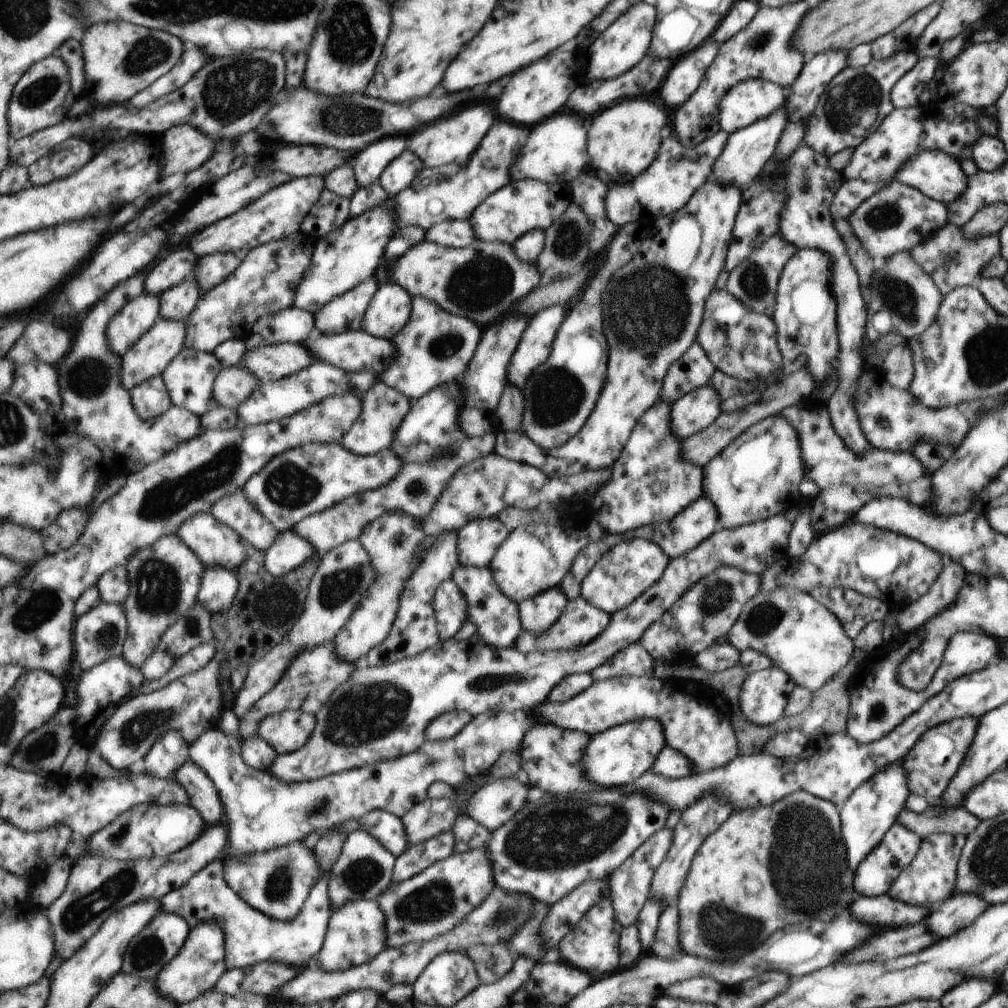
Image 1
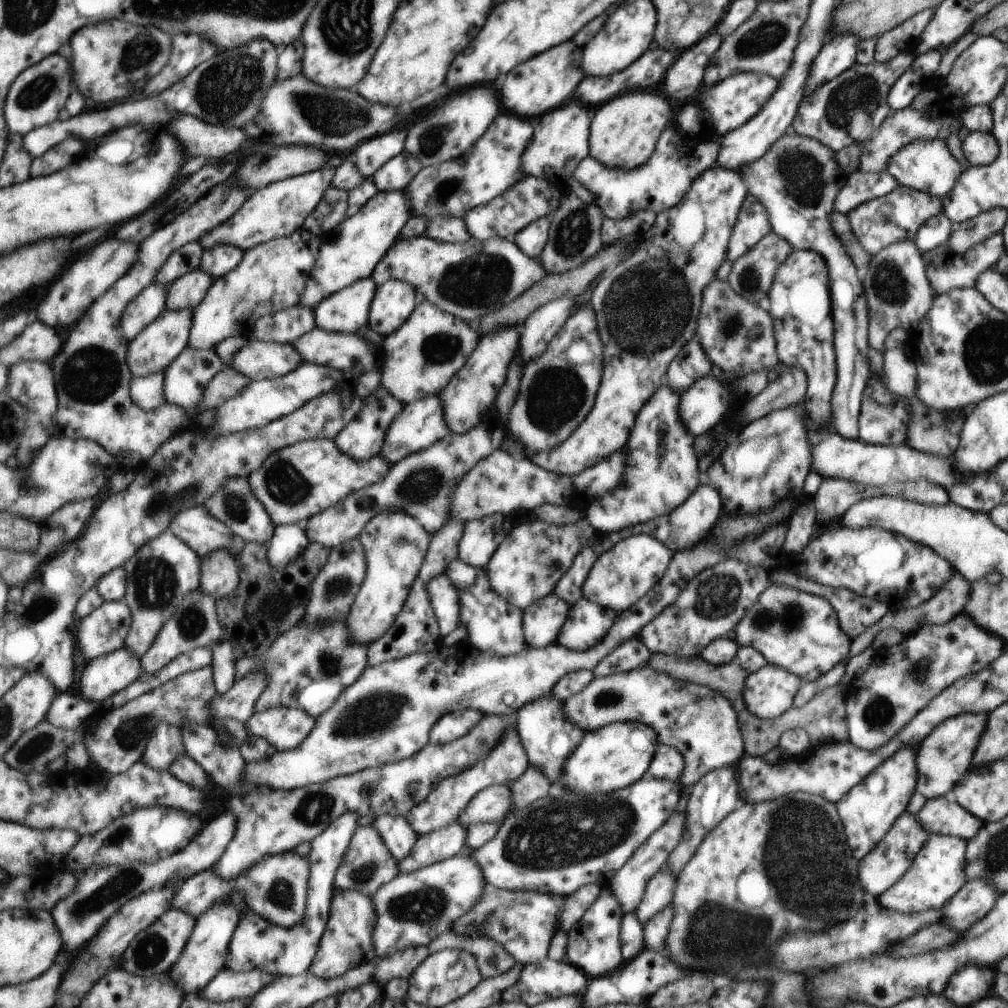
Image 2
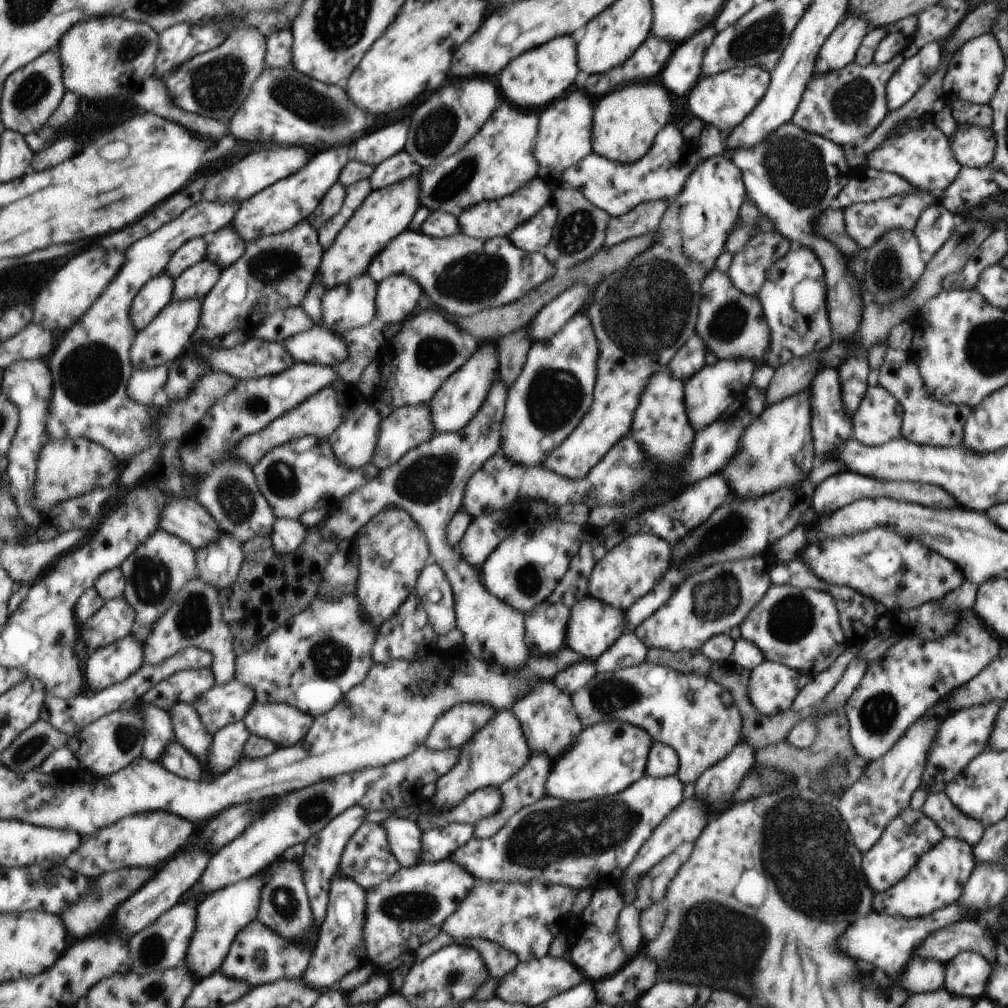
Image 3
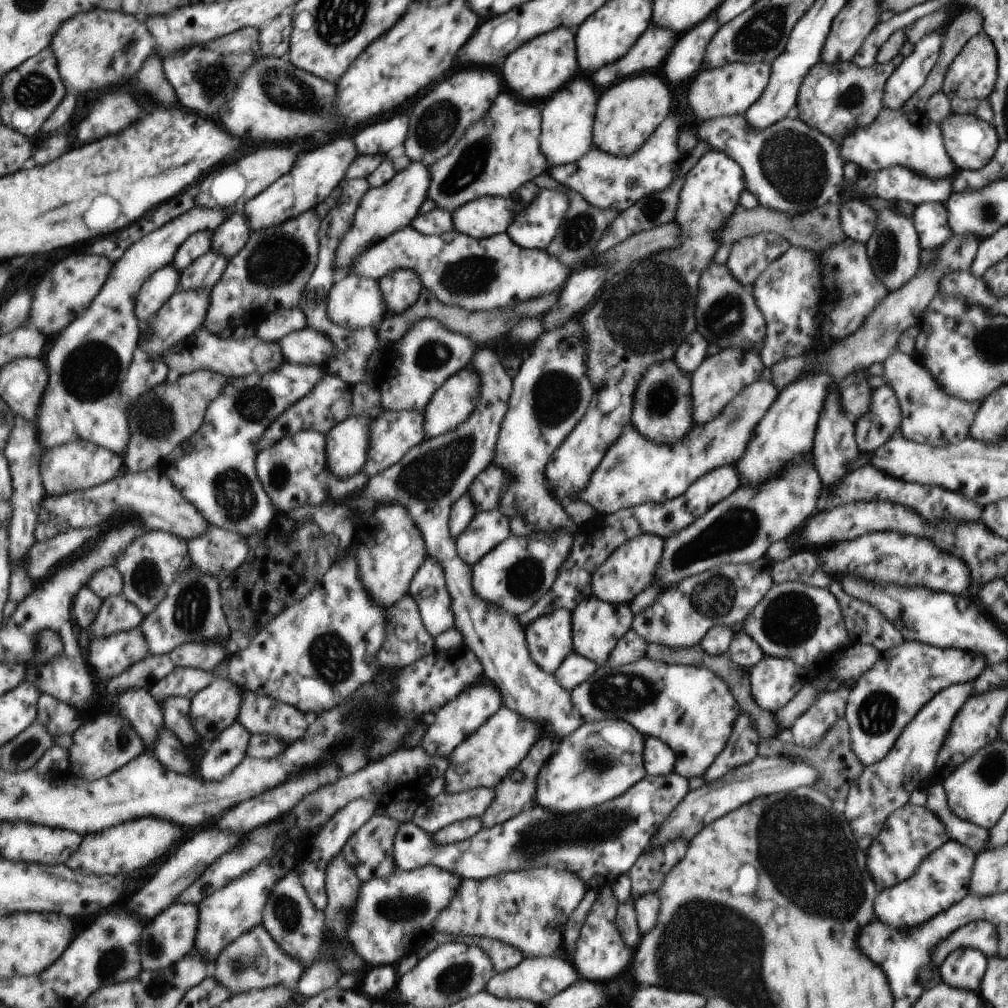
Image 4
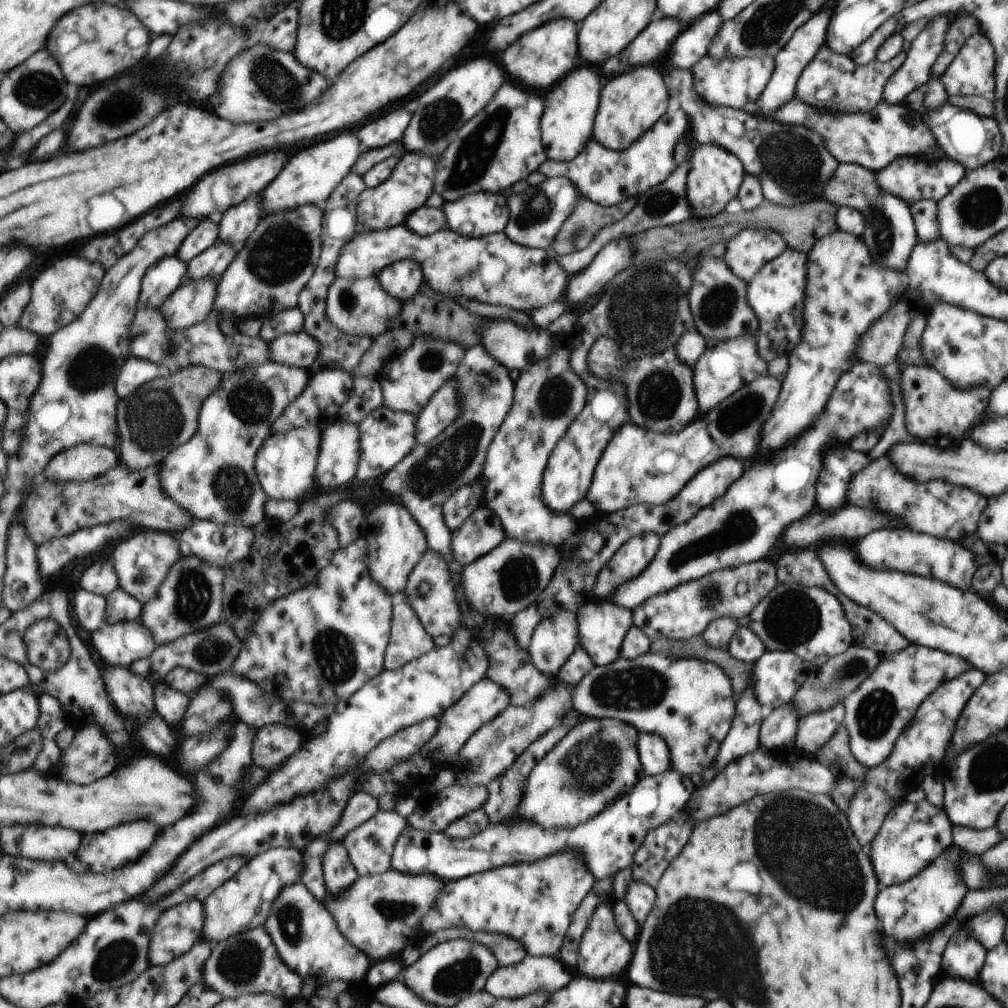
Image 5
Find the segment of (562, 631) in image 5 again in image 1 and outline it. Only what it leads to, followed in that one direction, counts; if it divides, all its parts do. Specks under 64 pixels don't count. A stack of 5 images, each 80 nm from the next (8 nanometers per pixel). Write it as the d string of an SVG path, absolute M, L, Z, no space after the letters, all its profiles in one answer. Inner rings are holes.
M553 587L535 597L516 603L518 616L523 630L539 634L547 632L563 614L568 604L568 597L558 588Z

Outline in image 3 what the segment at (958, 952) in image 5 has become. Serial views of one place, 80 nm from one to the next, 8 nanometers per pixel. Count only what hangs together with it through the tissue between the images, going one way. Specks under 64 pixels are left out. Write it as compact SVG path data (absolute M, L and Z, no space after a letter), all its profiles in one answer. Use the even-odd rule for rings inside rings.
M961 952L957 958L947 962L949 970L945 970L945 990L953 990L951 994L977 1000L985 996L985 984L991 972L991 966L975 952Z

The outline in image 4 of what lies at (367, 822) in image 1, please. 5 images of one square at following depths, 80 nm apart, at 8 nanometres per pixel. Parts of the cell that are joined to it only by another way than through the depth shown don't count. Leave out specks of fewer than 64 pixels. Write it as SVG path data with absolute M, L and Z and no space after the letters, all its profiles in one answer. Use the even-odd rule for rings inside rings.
M669 772L666 776L646 775L633 785L620 797L613 798L603 805L593 806L589 810L581 810L578 814L551 814L545 808L529 805L523 808L517 816L509 818L503 824L493 828L480 829L474 836L462 842L452 844L433 844L433 836L427 834L411 822L399 823L397 832L393 836L392 858L396 869L411 871L425 866L437 866L449 874L455 874L459 880L481 880L501 874L501 872L519 872L541 868L541 866L553 866L557 870L565 870L569 874L575 874L581 878L589 890L610 887L617 877L626 874L635 865L637 858L646 848L650 839L656 835L661 822L676 809L676 806L687 792L688 780L680 775Z

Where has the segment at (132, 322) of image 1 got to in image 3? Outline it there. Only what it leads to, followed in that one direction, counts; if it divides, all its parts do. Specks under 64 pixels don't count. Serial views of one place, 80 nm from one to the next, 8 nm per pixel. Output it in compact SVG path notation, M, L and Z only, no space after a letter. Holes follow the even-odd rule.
M165 270L141 289L131 308L132 321L139 331L151 325L160 312L169 306L175 286L176 279Z

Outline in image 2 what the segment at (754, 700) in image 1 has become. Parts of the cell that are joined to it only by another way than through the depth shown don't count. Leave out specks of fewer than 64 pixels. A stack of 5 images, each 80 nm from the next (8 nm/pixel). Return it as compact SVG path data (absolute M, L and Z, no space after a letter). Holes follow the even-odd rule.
M767 663L745 677L742 690L745 709L757 718L773 721L792 708L792 698L800 684L797 675Z

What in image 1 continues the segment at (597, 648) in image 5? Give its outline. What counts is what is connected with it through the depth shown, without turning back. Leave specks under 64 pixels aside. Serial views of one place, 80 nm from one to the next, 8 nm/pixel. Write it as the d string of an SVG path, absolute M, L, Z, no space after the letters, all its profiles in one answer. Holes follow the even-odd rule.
M580 596L568 600L566 608L561 617L547 630L547 632L535 634L531 631L522 630L519 634L515 647L525 654L533 651L560 651L577 649L581 645L589 644L596 638L611 622L611 616L592 603L582 599Z

